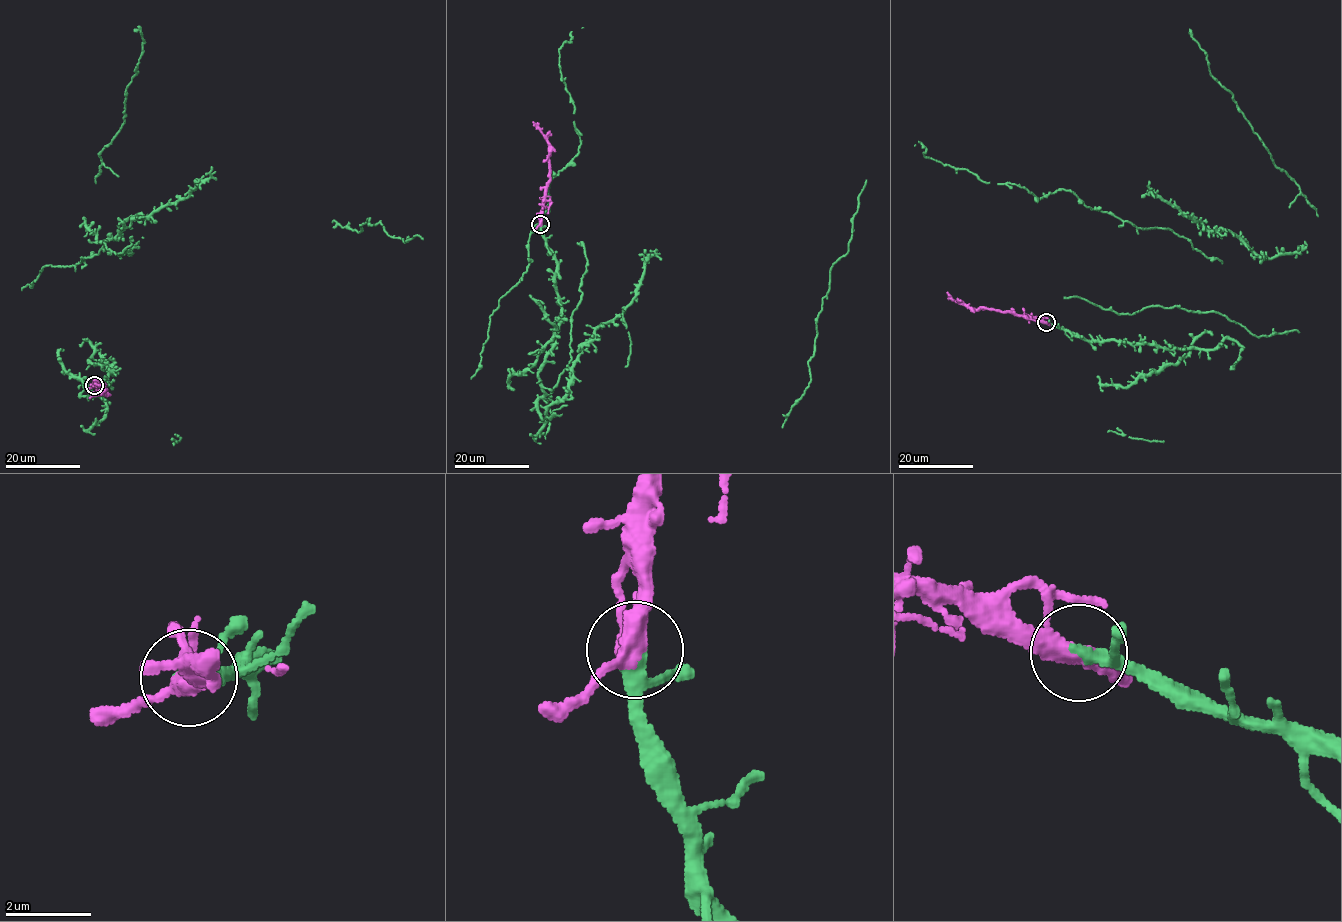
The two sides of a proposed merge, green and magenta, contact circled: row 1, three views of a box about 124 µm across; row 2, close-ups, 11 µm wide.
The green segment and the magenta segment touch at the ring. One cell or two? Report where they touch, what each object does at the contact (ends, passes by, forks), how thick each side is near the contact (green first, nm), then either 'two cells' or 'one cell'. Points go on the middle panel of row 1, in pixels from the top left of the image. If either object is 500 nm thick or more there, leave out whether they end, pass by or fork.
(540, 224) | green passes by | magenta forks | 240/320 nm | one cell

